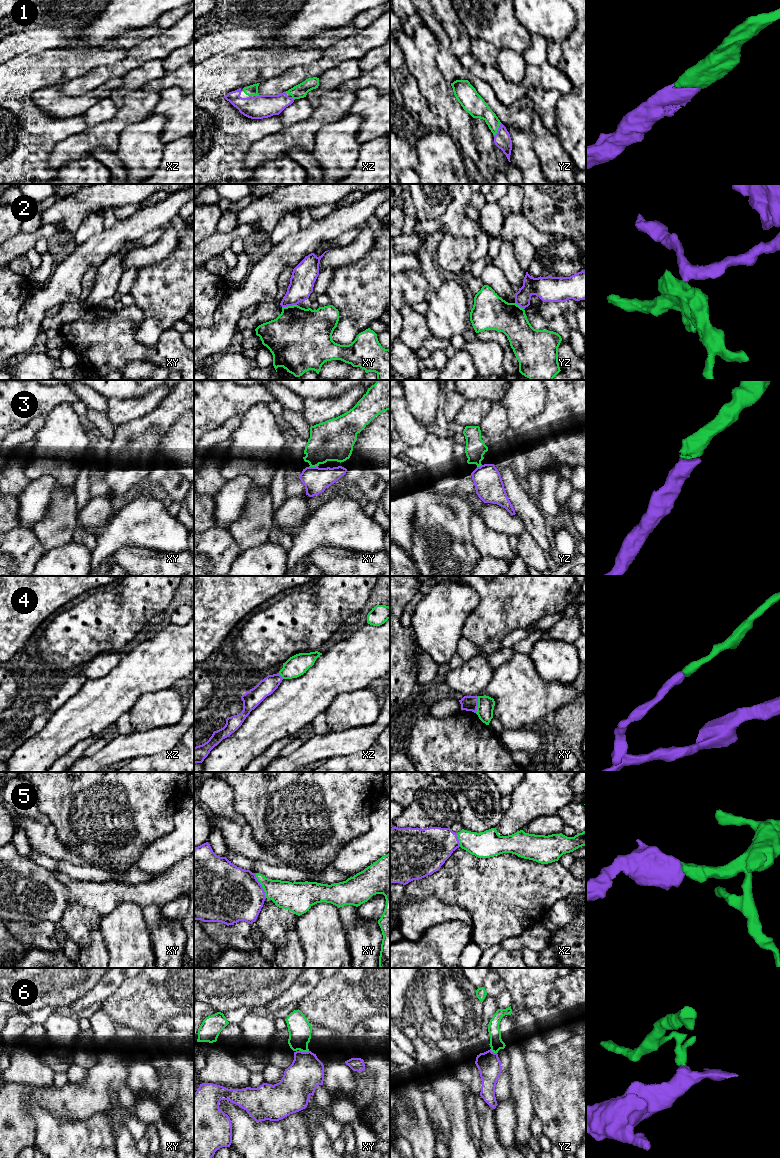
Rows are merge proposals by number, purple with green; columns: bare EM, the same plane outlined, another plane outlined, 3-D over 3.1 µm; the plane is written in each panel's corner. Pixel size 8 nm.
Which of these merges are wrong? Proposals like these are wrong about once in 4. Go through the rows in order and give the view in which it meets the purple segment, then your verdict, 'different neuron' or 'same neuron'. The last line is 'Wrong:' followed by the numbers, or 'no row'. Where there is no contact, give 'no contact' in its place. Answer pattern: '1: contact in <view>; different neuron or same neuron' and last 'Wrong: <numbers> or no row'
1: contact in yz; same neuron
2: contact in xy; different neuron
3: contact in xy; same neuron
4: contact in xy; different neuron
5: contact in xy; same neuron
6: contact in xy; different neuron
Wrong: 2, 4, 6

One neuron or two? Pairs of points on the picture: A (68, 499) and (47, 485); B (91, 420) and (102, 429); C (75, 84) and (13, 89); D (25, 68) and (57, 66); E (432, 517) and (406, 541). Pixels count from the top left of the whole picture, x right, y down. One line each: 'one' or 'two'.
A: two
B: one
C: two
D: one
E: two

